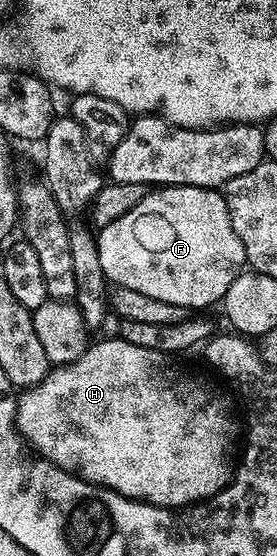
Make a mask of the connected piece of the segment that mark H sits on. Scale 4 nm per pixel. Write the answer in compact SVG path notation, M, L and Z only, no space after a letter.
M103 338L99 342L92 341L87 350L69 366L55 366L45 380L36 386L24 389L17 398L17 424L20 433L38 450L44 457L63 467L64 470L78 472L82 477L96 483L111 487L118 494L127 498L138 498L145 502L151 502L155 506L169 506L182 508L193 506L197 502L205 502L214 494L224 490L227 483L233 477L233 458L231 453L235 450L235 422L231 419L231 406L223 394L218 394L211 386L190 378L185 371L173 363L167 362L168 355L162 350L150 350L141 348L137 344L129 344L123 338Z

